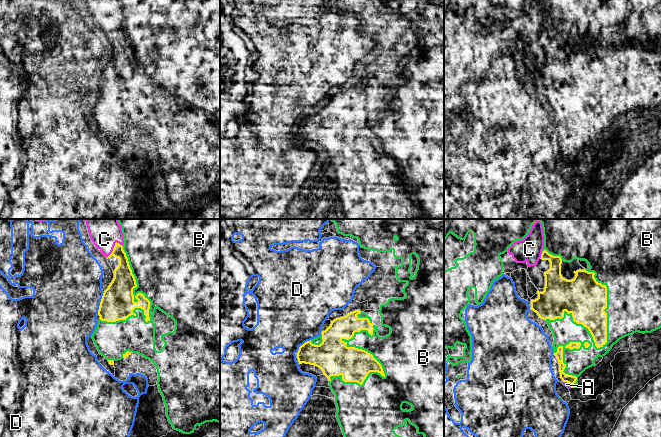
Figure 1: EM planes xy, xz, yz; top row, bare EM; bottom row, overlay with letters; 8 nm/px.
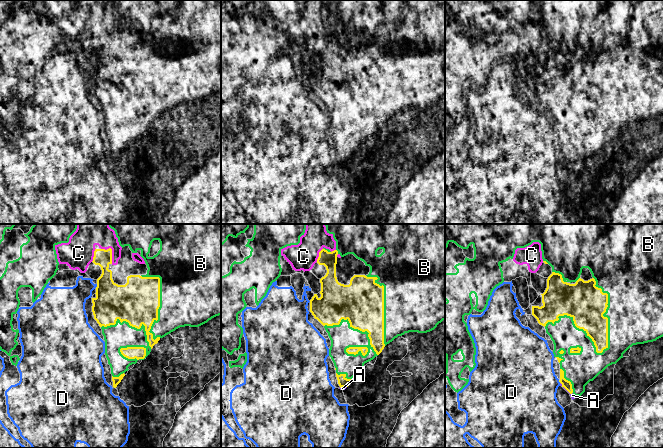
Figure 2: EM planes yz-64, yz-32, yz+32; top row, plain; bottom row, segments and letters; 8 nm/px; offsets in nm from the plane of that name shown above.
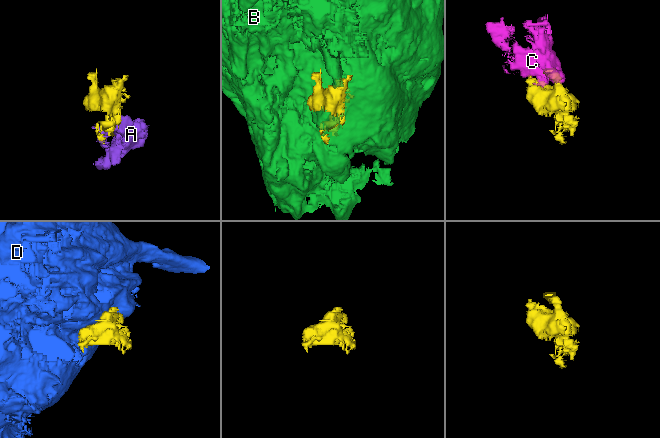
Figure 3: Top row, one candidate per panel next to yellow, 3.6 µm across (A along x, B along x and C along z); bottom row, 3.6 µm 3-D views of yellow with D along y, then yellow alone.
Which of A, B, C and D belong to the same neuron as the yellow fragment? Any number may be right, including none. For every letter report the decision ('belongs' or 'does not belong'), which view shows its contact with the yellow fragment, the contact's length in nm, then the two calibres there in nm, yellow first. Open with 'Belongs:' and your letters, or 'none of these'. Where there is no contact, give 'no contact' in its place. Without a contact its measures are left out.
Belongs: A, C
A: belongs; contact in yz; length 100 nm; calibres 70 and 40 nm
B: does not belong; contact in xz; length 600 nm; calibres 260 and 480 nm
C: belongs; contact in xy; length 170 nm; calibres 150 and 260 nm
D: does not belong; contact in xy; length 190 nm; calibres 260 and 500 nm

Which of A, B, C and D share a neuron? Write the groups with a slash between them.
A C / B / D

